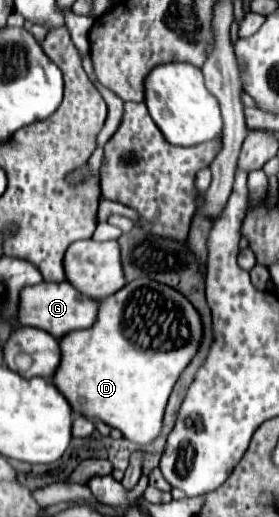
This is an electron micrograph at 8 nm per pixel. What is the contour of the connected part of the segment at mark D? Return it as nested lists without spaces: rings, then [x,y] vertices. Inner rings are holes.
[[[142,276],[100,302],[94,326],[60,340],[62,364],[54,384],[76,412],[90,420],[100,418],[146,448],[160,436],[168,396],[200,342],[202,320],[192,302],[176,288]]]

